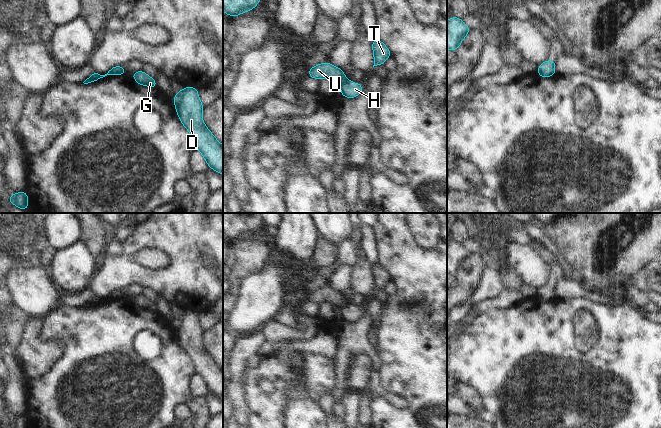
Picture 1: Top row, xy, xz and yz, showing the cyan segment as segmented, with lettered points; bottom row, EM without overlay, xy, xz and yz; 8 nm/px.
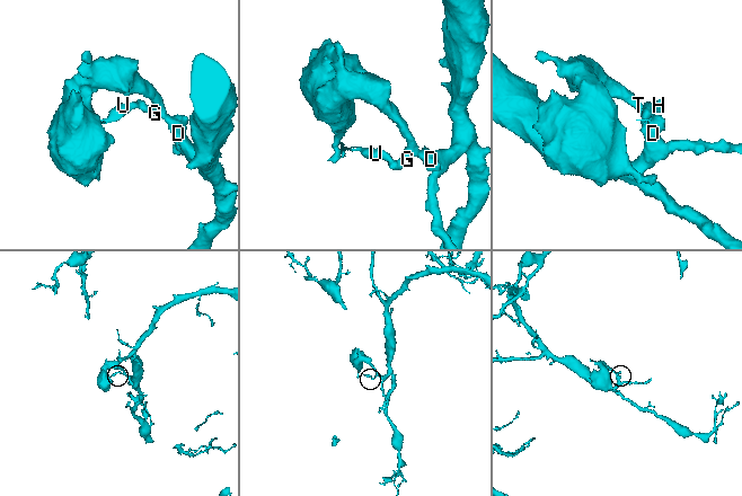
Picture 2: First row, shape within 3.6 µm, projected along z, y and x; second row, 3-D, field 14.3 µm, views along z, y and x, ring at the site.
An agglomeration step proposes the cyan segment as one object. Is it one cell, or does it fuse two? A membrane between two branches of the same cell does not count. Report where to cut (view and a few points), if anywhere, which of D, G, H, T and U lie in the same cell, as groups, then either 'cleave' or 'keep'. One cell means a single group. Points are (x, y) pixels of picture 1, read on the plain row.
cut in xz along (347, 304), (341, 308); D G H T / U; cleave

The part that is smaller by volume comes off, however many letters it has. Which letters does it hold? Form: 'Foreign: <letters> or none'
Foreign: U

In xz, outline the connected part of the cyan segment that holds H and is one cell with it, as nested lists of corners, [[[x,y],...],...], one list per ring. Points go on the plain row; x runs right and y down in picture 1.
[[[347,304],[341,308],[341,319],[343,321],[354,322],[357,321],[363,315],[363,310],[358,307],[353,307]]]

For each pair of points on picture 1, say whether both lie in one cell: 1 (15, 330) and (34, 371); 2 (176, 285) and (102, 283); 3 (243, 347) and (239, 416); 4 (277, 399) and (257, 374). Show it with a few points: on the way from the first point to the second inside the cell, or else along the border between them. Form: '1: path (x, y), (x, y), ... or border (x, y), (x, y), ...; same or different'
1: border (31, 318), (26, 323), (21, 339), (14, 349); different
2: path (158, 280), (146, 277), (120, 277); same
3: path (237, 364), (237, 399); same
4: path (277, 390), (277, 383), (266, 374); same

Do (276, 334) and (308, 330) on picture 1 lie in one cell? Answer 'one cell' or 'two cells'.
one cell

